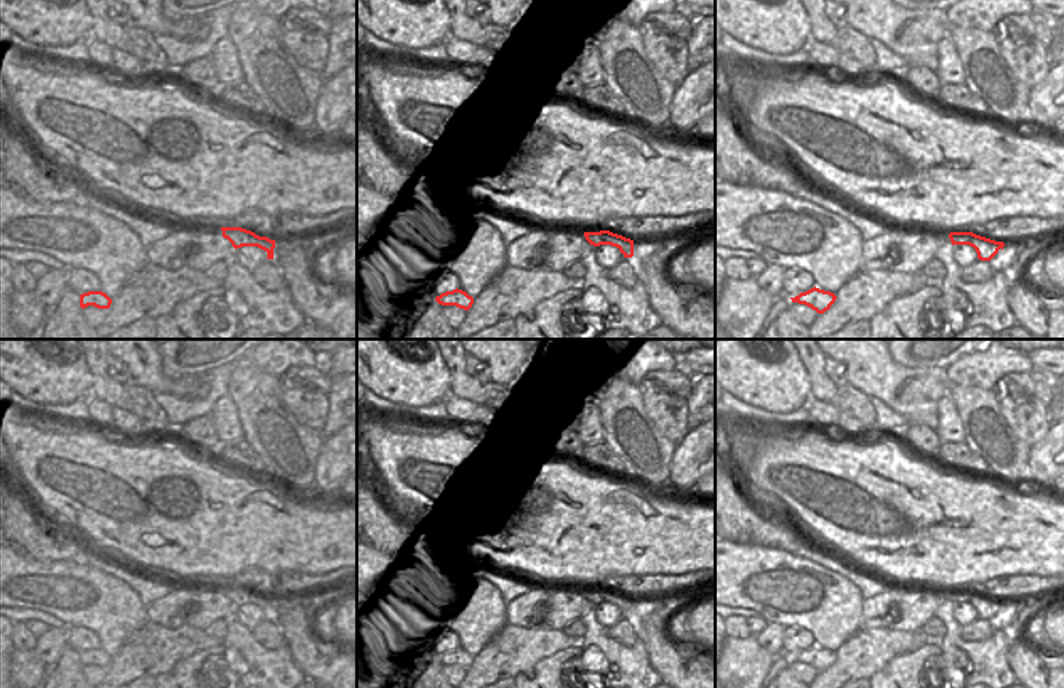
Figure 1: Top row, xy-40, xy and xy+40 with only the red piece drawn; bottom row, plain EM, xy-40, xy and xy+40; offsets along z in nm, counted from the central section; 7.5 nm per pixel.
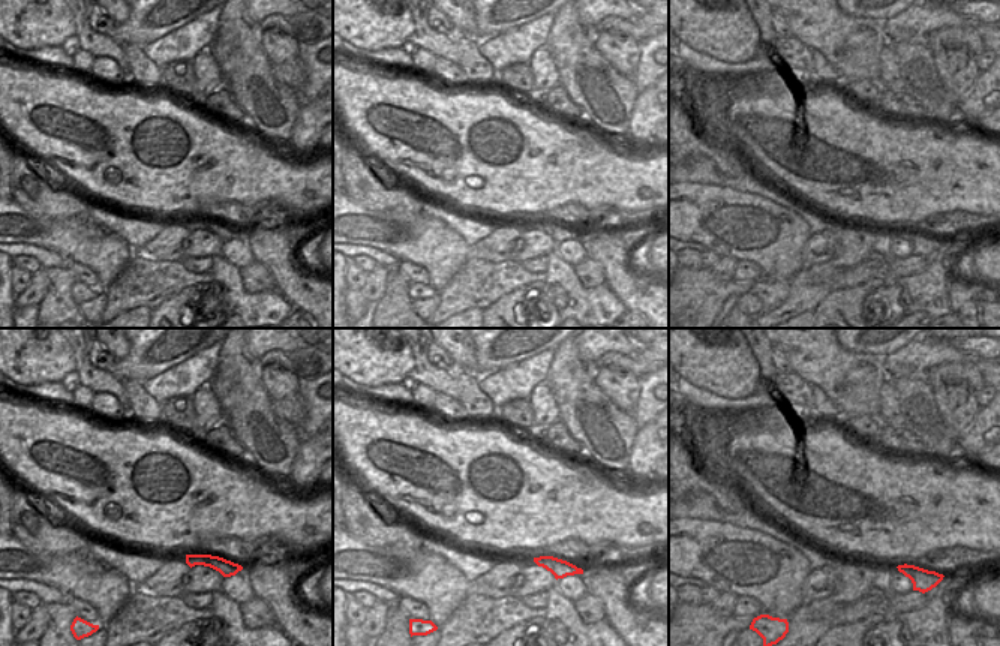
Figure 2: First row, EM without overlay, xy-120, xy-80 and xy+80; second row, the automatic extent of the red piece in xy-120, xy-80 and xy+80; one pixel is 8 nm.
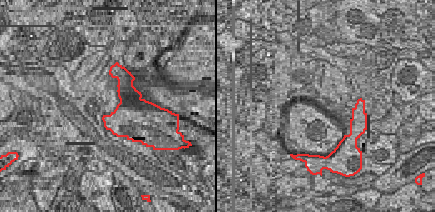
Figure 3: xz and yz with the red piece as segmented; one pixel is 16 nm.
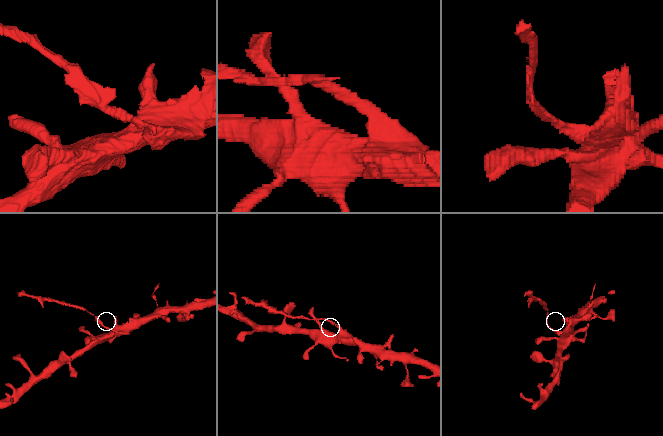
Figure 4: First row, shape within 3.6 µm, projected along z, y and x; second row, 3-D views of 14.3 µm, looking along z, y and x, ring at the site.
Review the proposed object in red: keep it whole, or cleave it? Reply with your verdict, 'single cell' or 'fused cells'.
fused cells

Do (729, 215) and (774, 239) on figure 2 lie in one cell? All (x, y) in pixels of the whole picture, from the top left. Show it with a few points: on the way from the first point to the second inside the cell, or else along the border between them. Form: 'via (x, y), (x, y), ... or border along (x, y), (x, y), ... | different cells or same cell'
via (739, 225), (763, 233) | same cell

